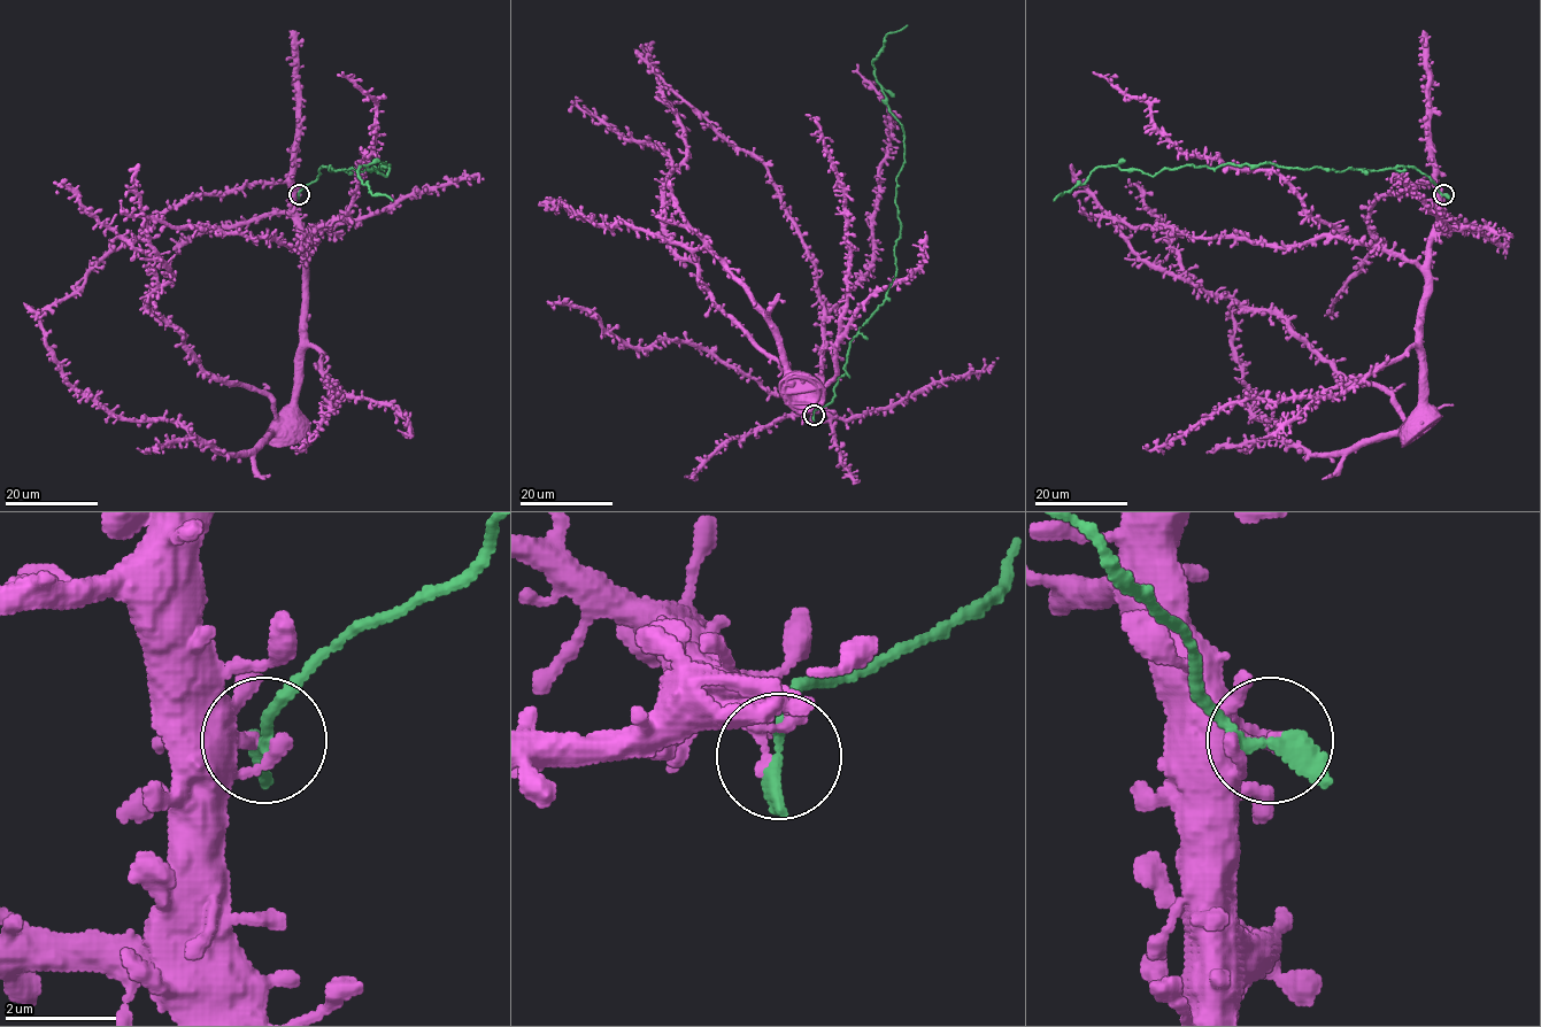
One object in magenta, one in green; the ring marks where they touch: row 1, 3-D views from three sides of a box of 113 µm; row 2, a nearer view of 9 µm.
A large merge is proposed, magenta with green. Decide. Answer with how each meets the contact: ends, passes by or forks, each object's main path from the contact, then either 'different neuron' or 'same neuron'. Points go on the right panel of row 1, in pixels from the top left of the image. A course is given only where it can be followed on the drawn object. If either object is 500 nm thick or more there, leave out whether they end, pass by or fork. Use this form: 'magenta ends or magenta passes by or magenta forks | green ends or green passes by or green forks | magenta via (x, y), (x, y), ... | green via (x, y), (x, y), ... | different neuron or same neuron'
magenta ends | green ends | magenta via (1445, 194), (1419, 402), (1407, 418), (1386, 391), (1346, 380), (1274, 313), (1201, 291), (1140, 190), (1129, 193) | green via (1445, 194), (1411, 167), (1340, 171), (1226, 163), (1162, 169), (1150, 176), (1096, 167), (1053, 200) | different neuron

